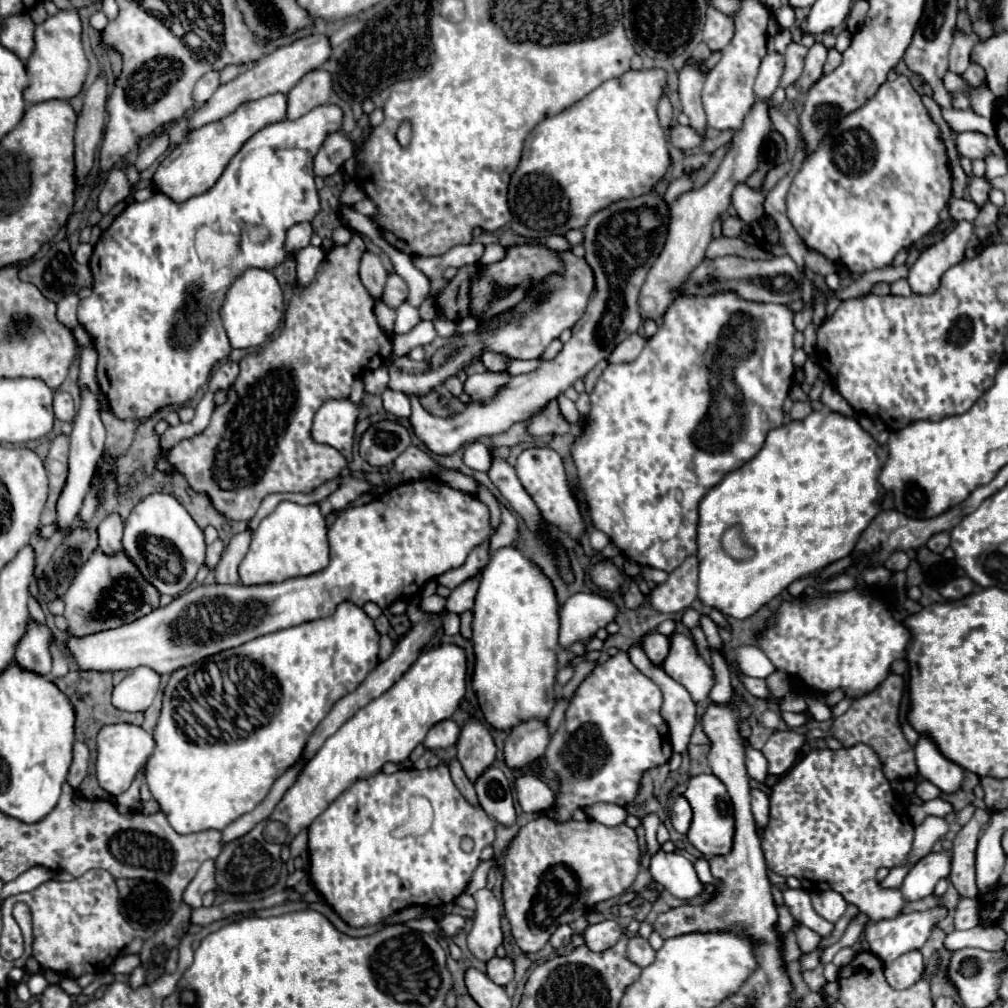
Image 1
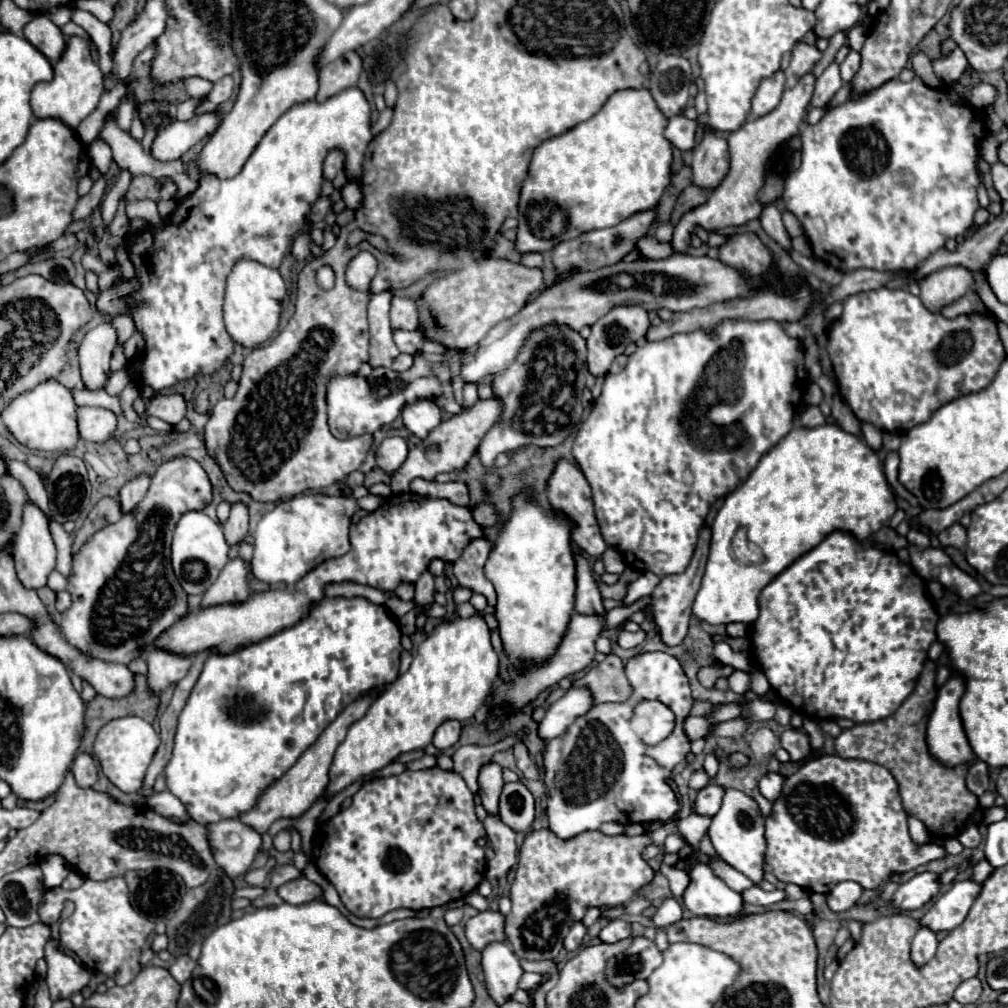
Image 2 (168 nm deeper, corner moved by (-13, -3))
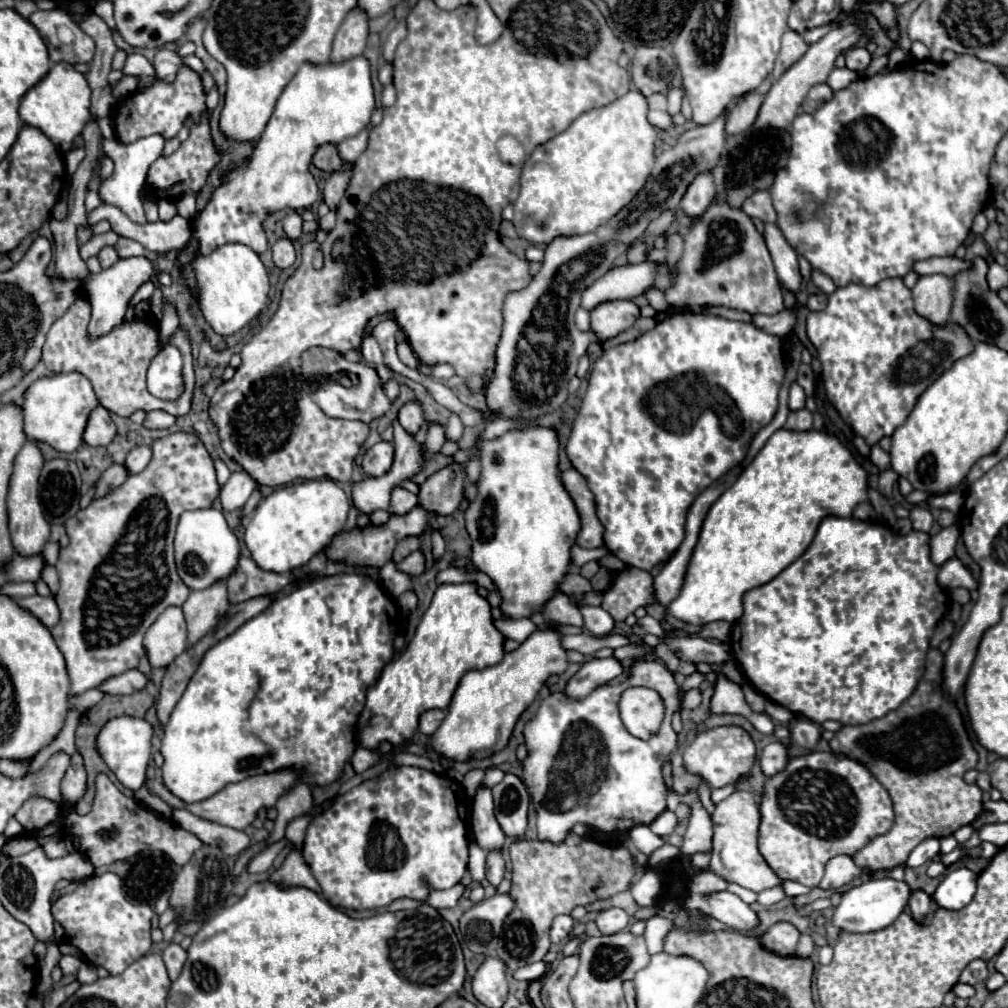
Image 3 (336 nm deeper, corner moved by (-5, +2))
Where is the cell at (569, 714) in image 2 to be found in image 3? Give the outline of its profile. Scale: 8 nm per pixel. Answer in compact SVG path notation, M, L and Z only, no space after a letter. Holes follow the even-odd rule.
M616 657L592 659L584 663L582 669L570 679L566 687L566 695L570 695L572 699L582 699L582 695L588 695L590 691L594 691L594 687L610 683L622 673L624 673L624 667Z

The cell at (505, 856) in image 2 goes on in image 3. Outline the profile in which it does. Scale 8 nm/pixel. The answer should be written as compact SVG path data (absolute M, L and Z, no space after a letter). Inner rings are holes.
M490 851L486 857L486 879L492 887L498 887L504 879L504 859L500 851Z

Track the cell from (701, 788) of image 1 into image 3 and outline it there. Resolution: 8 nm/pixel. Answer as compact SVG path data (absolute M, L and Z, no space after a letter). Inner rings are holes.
M734 791L728 799L716 805L712 815L714 823L714 847L712 861L708 869L720 875L728 883L738 883L750 891L764 891L772 887L782 887L782 879L770 869L758 849L758 825L760 825L760 807L748 791Z

